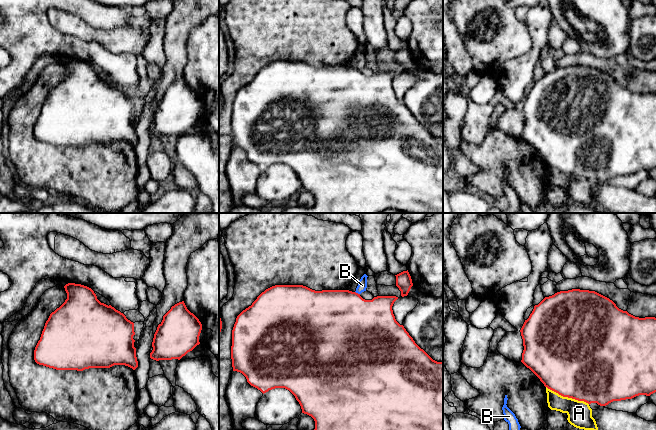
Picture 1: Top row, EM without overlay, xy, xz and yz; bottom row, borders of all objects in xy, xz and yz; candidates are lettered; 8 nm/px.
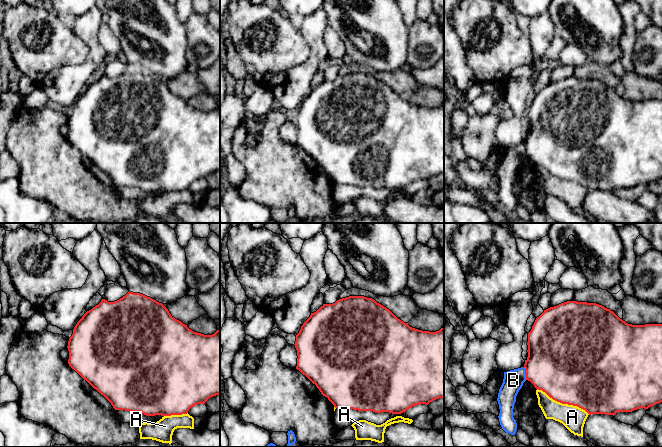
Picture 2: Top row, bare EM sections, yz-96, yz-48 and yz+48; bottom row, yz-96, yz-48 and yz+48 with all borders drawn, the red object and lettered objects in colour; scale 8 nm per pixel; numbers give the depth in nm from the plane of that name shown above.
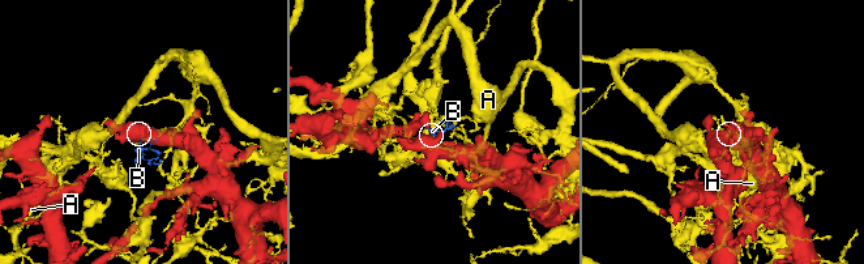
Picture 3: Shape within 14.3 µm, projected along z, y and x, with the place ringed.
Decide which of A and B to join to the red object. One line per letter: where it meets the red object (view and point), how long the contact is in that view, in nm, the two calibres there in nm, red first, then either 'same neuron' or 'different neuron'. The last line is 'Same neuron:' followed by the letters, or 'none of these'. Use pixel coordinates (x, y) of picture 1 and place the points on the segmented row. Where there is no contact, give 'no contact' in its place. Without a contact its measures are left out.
A: contact yz (567, 396); length 380 nm; calibres 500 and 190 nm; different neuron
B: contact xz (357, 293); length 50 nm; calibres 480 and 80 nm; different neuron
Same neuron: none of these

